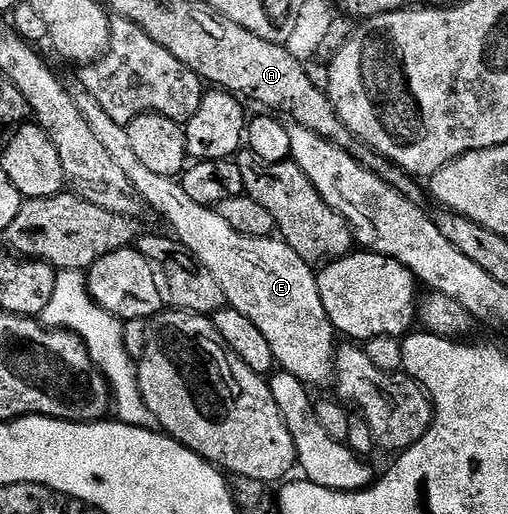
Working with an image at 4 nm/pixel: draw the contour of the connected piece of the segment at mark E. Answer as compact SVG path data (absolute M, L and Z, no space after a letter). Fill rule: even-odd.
M80 94L77 102L81 113L89 121L89 127L101 140L101 145L105 145L107 152L113 156L113 161L117 161L117 165L125 169L125 177L129 177L129 181L143 198L144 204L150 210L152 207L153 210L160 211L167 218L168 225L175 230L172 231L174 238L178 239L184 248L198 260L204 271L213 273L213 277L225 293L229 306L244 314L261 333L264 333L265 339L270 343L270 348L273 349L276 364L282 370L298 377L309 387L325 382L328 384L334 378L337 332L329 321L325 305L321 302L319 280L312 264L297 257L297 253L293 253L293 249L289 249L286 245L275 247L274 238L251 239L247 235L238 235L233 225L229 225L229 221L225 221L225 217L221 217L218 210L197 205L197 201L193 201L193 197L185 193L182 182L178 178L161 173L149 173L149 169L141 165L137 153L133 153L133 145L129 142L126 126L113 121L113 117L109 117L109 113L105 113L105 109L101 109L101 105L97 105L97 101L91 95Z

